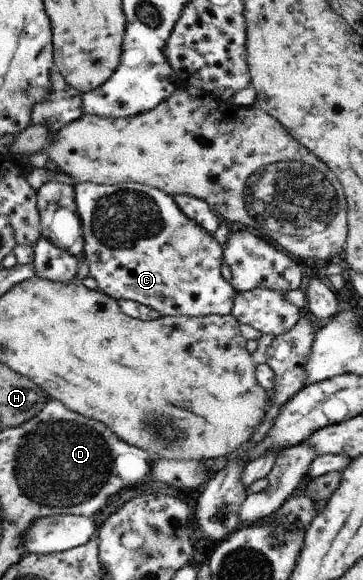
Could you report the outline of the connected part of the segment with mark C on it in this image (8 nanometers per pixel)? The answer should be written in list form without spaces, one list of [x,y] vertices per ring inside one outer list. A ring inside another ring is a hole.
[[[79,183],[75,188],[75,202],[85,238],[84,258],[99,291],[113,299],[132,300],[156,310],[161,316],[204,317],[231,315],[236,290],[221,274],[223,248],[202,226],[183,214],[182,208],[166,191],[141,183],[100,185]]]

